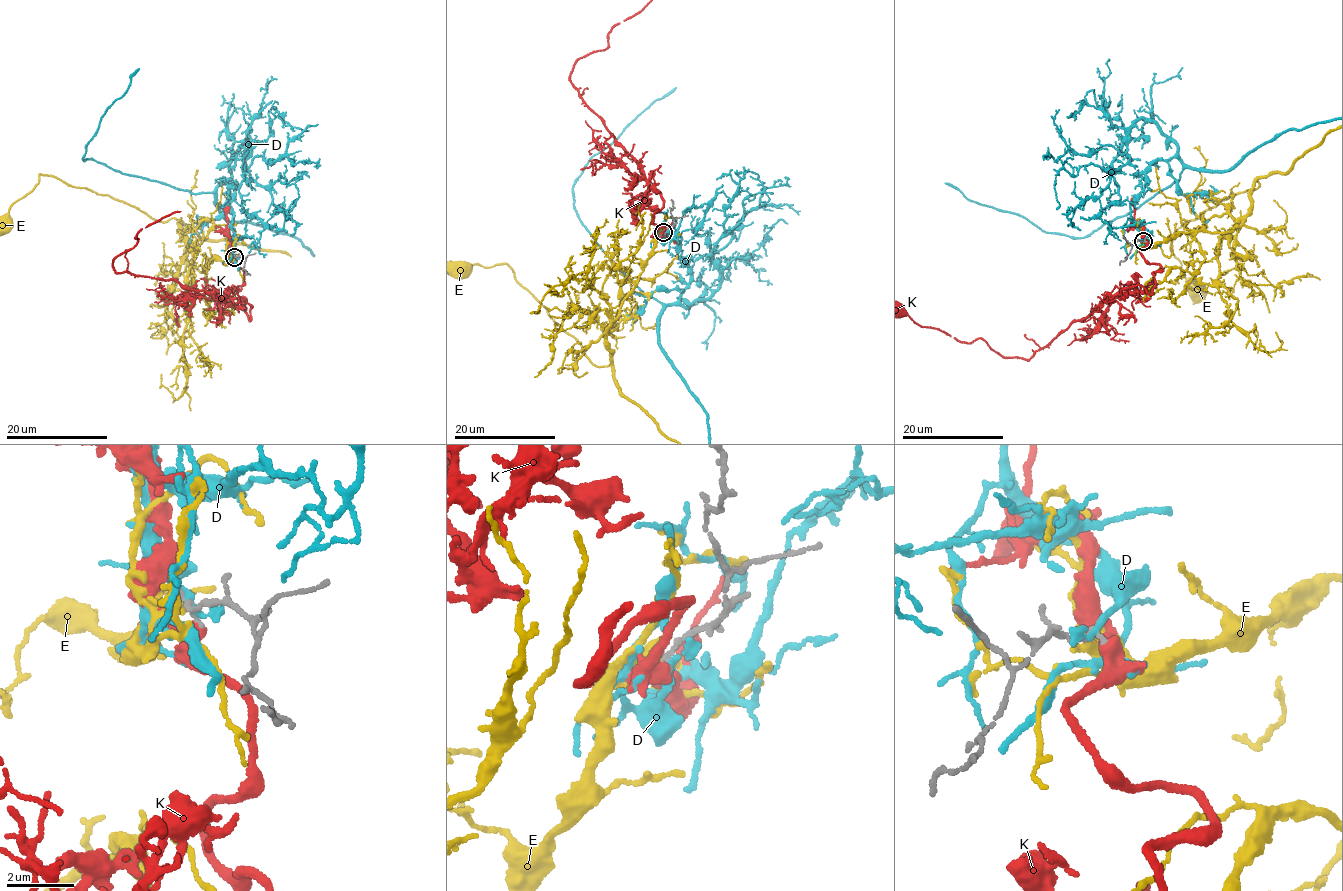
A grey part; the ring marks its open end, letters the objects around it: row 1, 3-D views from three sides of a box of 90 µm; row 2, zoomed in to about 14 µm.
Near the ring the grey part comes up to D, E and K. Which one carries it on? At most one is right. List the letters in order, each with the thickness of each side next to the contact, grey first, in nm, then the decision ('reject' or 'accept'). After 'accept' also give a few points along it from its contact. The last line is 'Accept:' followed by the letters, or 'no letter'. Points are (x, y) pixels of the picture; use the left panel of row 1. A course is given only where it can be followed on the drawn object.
D: 200/150 nm | reject
E: 200/200 nm | accept | via (234, 257), (216, 257), (201, 271), (173, 217), (157, 220), (41, 174), (3, 226)
K: 170/380 nm | reject
Accept: E

